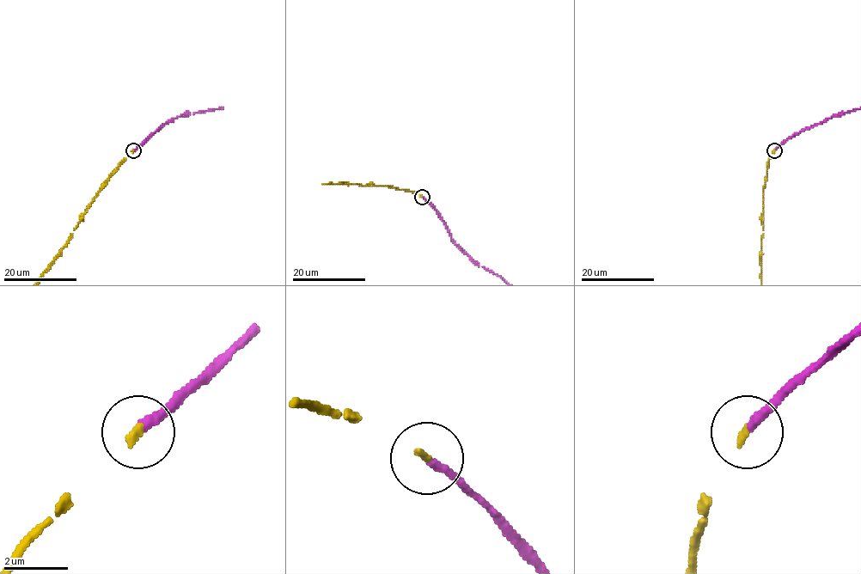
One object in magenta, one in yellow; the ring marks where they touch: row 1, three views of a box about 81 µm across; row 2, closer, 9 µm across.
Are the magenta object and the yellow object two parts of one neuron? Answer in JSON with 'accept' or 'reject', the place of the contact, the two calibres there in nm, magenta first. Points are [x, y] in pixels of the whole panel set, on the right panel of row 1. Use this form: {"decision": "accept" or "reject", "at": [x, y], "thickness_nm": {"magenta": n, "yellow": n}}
{"decision": "accept", "at": [774, 150], "thickness_nm": {"magenta": 280, "yellow": 200}}

